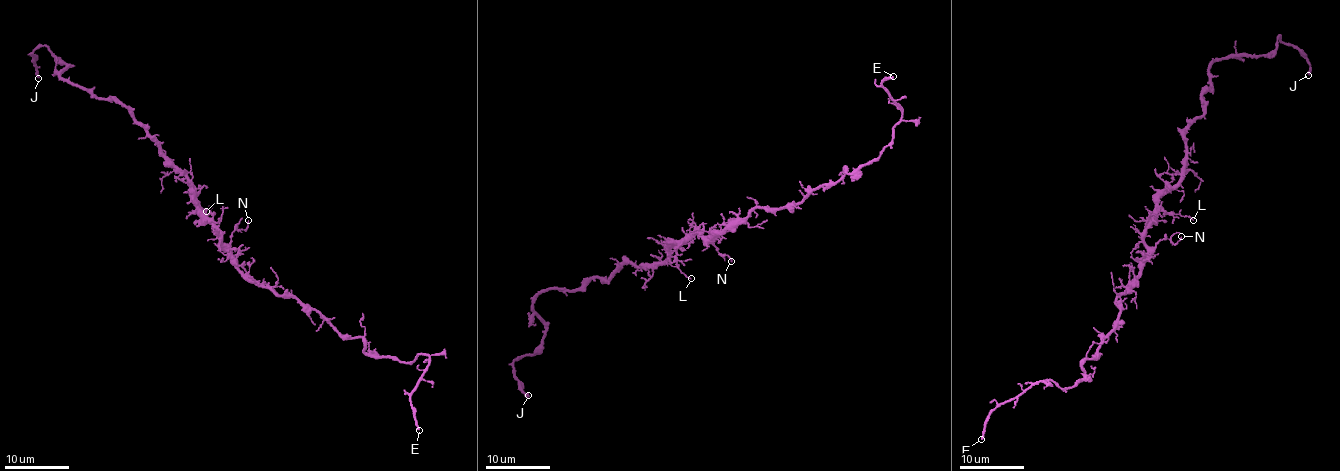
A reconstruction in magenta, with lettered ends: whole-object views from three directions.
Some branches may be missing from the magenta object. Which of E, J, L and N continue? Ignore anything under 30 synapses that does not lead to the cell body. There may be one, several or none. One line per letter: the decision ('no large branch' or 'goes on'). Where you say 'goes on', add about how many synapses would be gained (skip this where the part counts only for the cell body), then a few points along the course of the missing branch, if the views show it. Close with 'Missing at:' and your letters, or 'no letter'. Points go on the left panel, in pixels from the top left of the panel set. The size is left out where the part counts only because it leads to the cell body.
E: goes on
J: no large branch
L: no large branch
N: no large branch
Missing at: E

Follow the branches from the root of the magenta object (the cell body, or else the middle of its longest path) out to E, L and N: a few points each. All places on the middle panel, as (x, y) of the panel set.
E: (697, 233), (711, 239), (756, 208), (781, 209), (845, 168), (871, 164), (901, 118), (882, 85), (893, 76)
L: (697, 233), (677, 245), (676, 252), (676, 267), (691, 278)
N: (697, 233), (731, 261)

